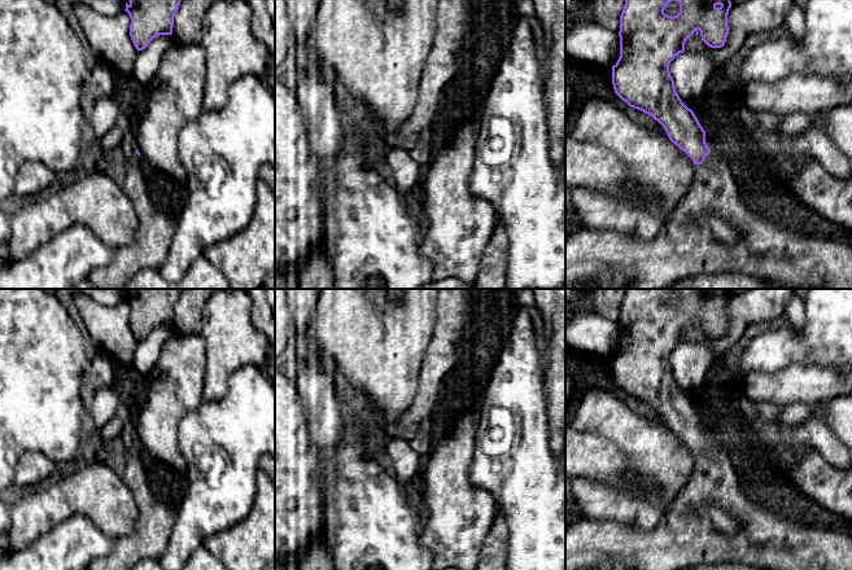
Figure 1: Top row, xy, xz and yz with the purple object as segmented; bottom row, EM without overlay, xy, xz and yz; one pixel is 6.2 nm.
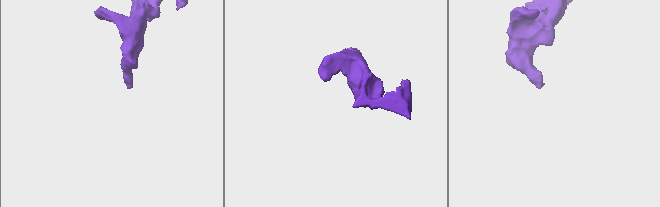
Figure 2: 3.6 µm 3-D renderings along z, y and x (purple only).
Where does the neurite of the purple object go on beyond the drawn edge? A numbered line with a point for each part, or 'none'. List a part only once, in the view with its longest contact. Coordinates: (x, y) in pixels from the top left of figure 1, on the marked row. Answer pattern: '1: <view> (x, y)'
1: yz (681, 249)

